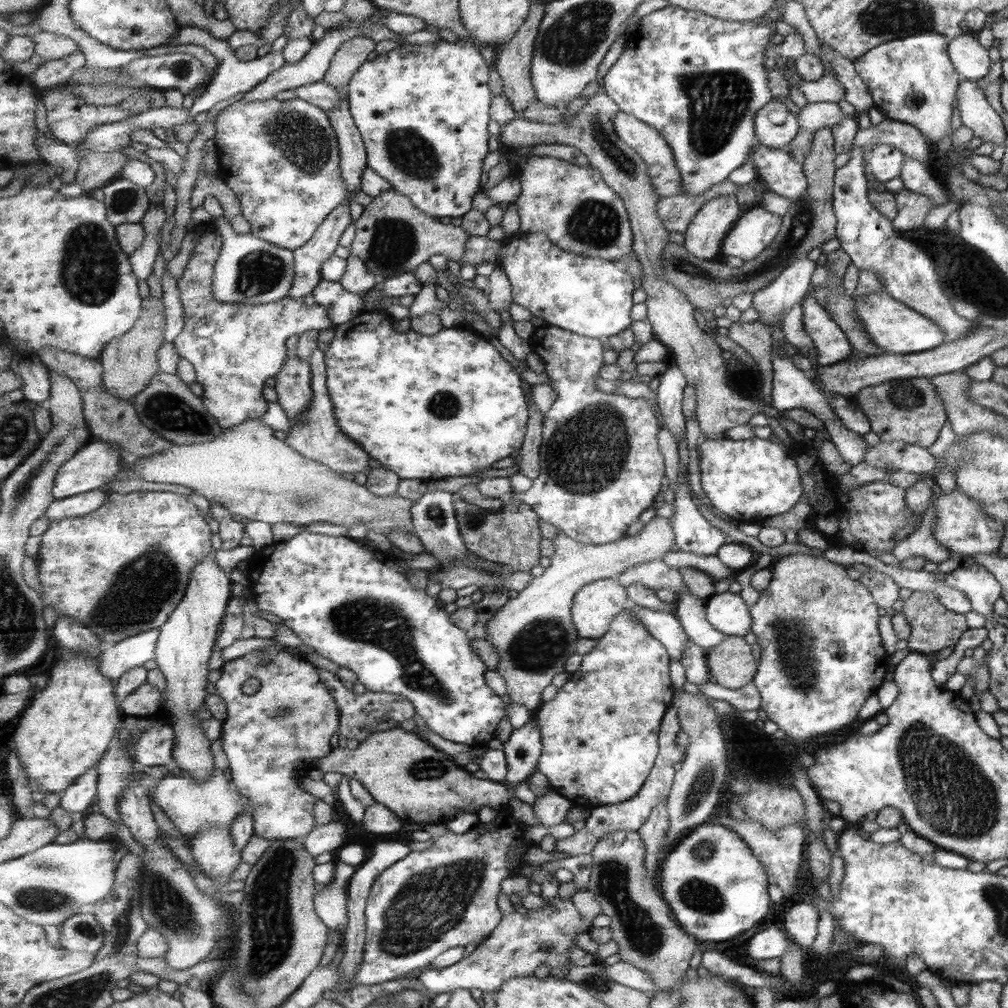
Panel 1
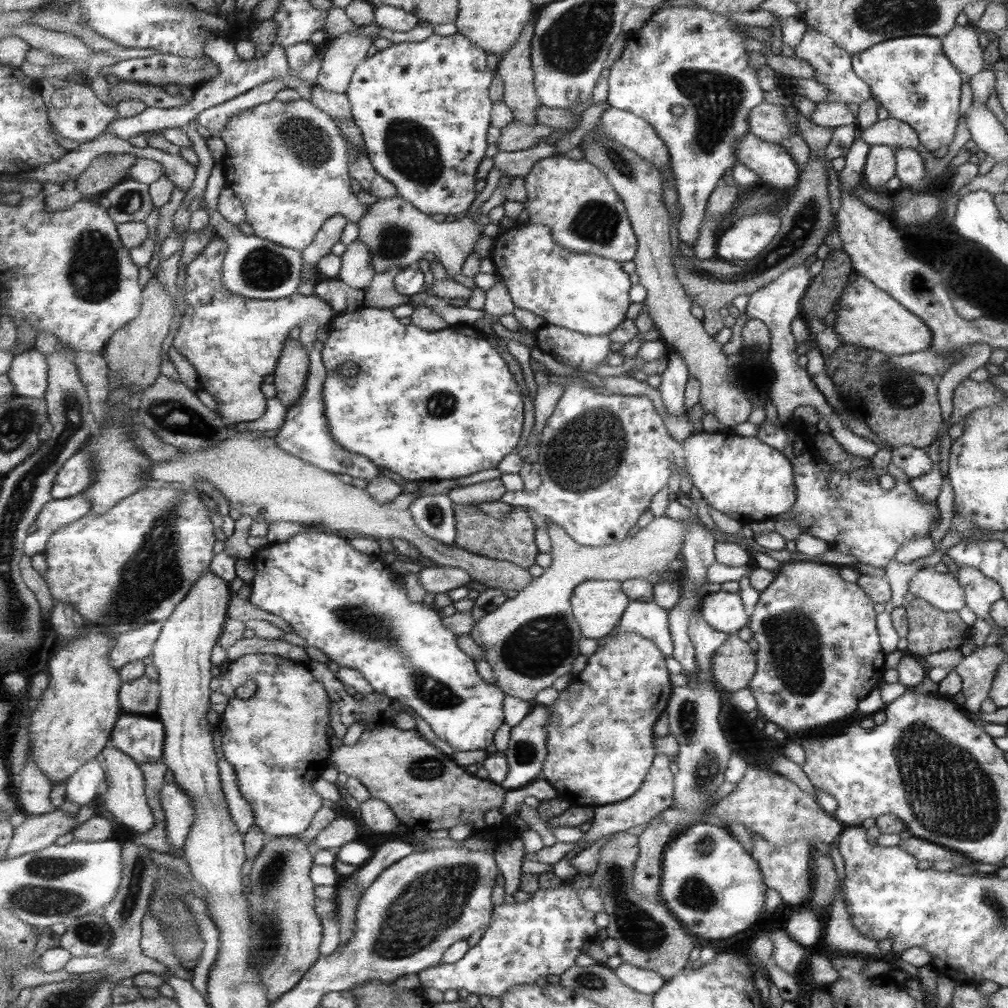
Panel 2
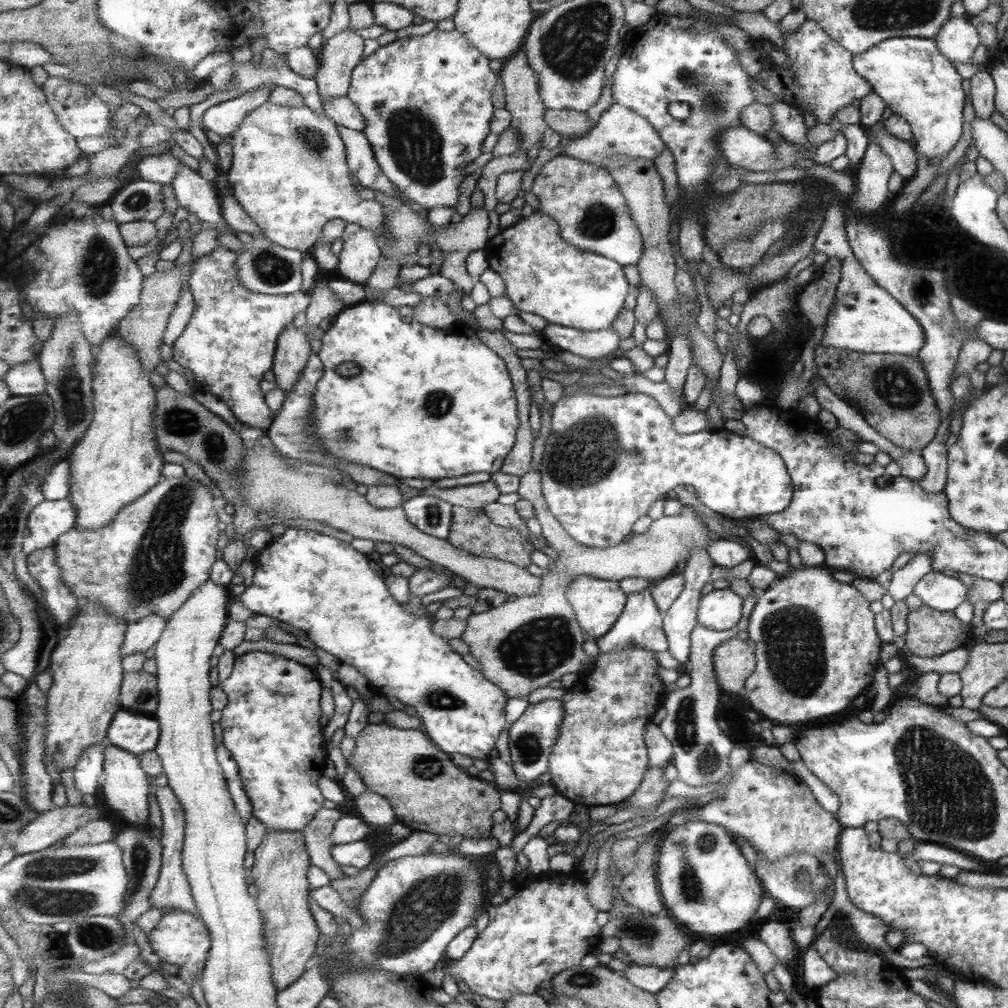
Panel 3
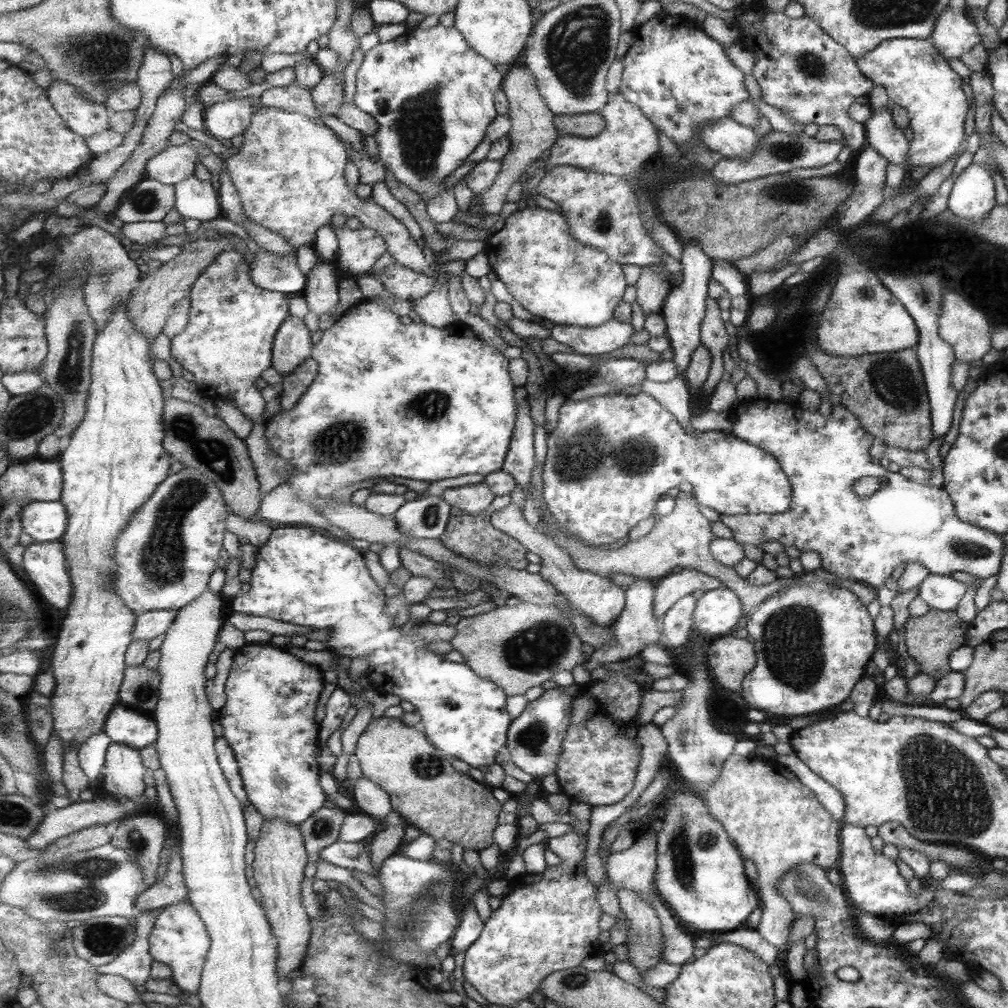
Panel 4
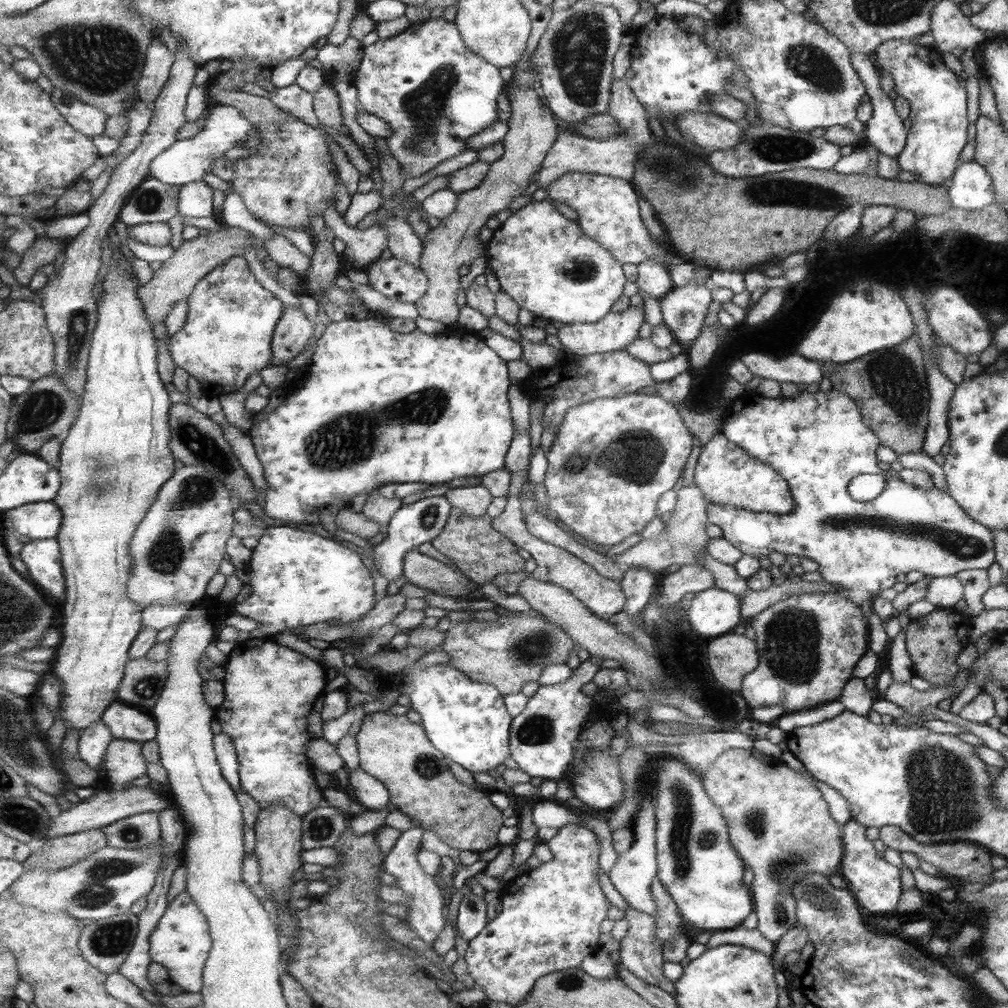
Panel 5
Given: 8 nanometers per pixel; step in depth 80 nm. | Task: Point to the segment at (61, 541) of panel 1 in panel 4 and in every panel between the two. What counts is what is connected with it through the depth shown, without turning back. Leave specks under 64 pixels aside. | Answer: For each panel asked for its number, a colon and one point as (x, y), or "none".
2: (134, 565)
3: (159, 551)
4: (166, 557)

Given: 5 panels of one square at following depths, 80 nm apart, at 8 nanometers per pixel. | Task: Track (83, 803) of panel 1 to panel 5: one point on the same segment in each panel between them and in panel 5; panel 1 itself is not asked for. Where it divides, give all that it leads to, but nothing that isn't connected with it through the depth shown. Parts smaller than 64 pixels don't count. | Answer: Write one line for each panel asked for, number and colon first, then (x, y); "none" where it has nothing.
2: (83, 787)
3: (90, 769)
4: (93, 752)
5: (94, 741)

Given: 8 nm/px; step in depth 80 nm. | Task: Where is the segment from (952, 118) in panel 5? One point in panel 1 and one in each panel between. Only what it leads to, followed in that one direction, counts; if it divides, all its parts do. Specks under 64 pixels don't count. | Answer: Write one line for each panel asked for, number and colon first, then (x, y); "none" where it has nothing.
1: (911, 80)
2: (911, 78)
3: (912, 78)
4: (914, 75)

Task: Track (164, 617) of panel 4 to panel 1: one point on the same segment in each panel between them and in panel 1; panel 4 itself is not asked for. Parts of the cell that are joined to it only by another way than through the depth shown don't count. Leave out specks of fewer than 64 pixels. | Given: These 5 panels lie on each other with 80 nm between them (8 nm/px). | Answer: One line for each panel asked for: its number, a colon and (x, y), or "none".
1: (116, 660)
2: (132, 646)
3: (143, 634)

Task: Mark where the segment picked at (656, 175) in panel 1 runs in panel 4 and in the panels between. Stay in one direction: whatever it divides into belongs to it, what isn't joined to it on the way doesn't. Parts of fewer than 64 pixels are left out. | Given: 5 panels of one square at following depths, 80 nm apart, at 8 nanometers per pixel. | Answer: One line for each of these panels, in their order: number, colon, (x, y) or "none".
2: (634, 132)
3: (620, 130)
4: (630, 139)

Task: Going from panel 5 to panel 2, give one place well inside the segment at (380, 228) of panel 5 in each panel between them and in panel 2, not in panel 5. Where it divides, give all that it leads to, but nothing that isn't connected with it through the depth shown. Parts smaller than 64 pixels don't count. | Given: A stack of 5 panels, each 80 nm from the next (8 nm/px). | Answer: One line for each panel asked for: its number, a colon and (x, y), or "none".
2: (358, 269)
3: (361, 253)
4: (360, 249)

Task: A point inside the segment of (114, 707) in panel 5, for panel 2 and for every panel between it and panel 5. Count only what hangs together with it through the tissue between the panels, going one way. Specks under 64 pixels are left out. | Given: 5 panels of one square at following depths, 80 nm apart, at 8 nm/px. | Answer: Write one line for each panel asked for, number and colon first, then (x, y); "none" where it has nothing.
2: (143, 737)
3: (138, 733)
4: (124, 725)

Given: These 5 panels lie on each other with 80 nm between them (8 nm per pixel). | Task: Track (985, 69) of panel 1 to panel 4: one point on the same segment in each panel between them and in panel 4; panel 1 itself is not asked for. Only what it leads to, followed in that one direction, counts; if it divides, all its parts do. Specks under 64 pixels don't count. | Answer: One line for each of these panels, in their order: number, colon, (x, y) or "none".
2: (960, 46)
3: (956, 40)
4: (953, 35)

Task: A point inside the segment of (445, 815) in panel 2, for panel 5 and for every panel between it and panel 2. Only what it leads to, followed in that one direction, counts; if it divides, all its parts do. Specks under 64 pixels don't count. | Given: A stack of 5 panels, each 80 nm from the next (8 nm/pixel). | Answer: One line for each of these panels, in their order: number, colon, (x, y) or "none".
3: (429, 792)
4: (427, 792)
5: (398, 752)

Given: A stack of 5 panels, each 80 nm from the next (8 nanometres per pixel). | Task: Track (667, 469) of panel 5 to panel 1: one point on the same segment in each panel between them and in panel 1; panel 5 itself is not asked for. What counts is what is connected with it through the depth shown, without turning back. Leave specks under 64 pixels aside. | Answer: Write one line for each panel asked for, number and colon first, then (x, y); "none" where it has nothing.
1: (601, 467)
2: (604, 456)
3: (607, 459)
4: (610, 457)

